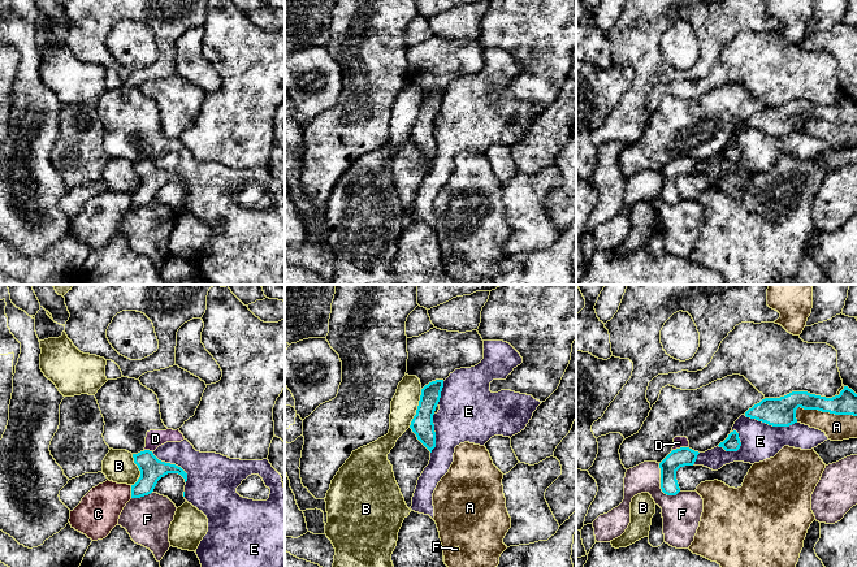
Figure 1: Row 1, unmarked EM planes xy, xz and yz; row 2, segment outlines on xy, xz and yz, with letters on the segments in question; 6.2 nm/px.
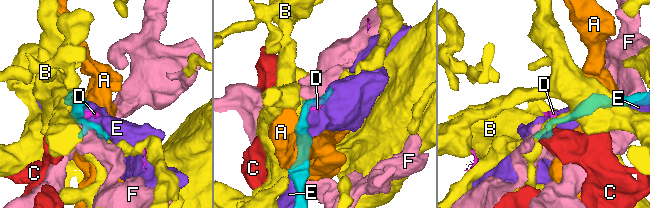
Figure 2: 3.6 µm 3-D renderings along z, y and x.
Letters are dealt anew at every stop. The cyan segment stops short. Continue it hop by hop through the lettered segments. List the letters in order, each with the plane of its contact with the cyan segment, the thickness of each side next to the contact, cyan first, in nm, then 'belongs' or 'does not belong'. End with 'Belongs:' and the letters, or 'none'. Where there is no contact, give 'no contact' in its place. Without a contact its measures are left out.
A: yz | 140/160 nm | does not belong
B: xz | 140/160 nm | does not belong
C: xy | 150/260 nm | does not belong
D: yz | 120/70 nm | does not belong
E: yz | 180/240 nm | does not belong
F: yz | 120/240 nm | does not belong
Belongs: none

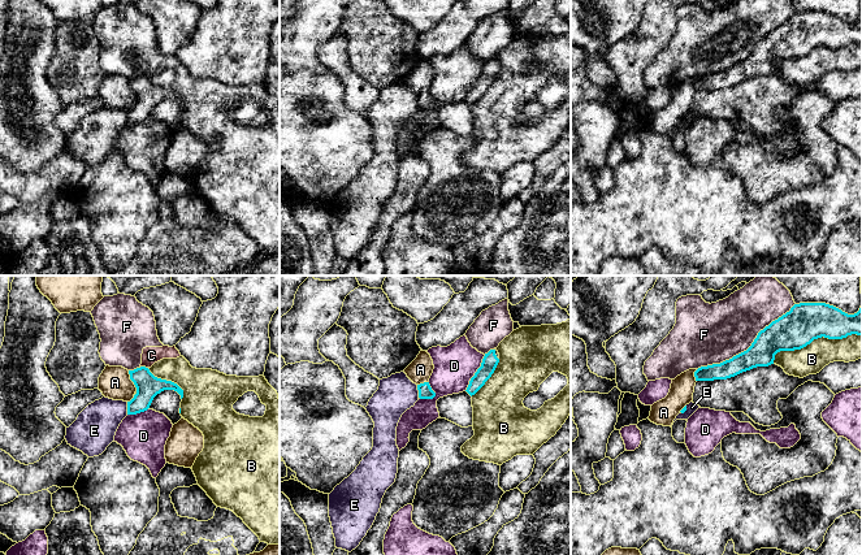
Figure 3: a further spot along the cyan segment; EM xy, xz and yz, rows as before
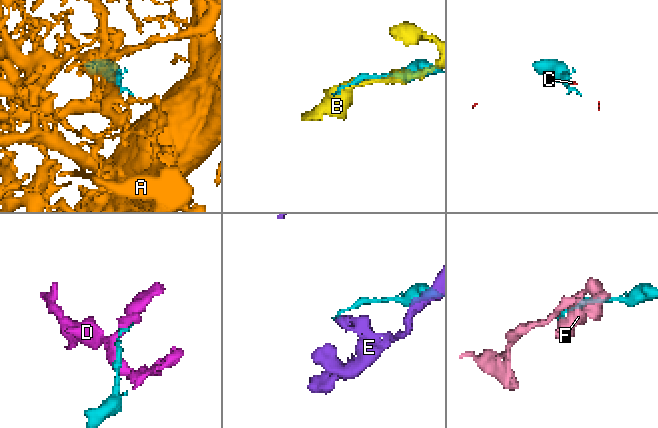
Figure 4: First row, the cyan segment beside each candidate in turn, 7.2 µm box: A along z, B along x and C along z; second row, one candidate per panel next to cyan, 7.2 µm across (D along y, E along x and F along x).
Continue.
A: xy | 150/200 nm | does not belong
B: yz | 240/180 nm | does not belong
C: xy | 150/110 nm | does not belong
D: xz | 100/260 nm | does not belong
E: xy | 150/260 nm | does not belong
F: yz | 220/360 nm | does not belong
Belongs: none

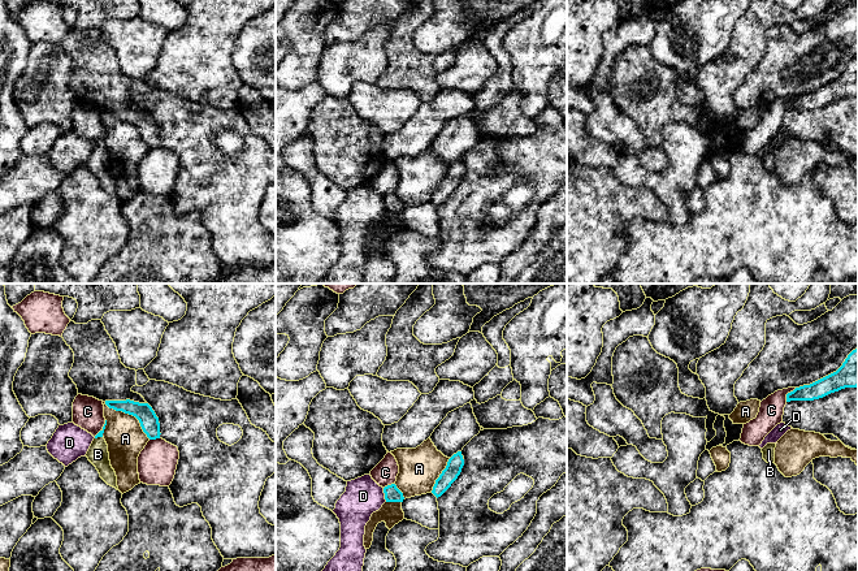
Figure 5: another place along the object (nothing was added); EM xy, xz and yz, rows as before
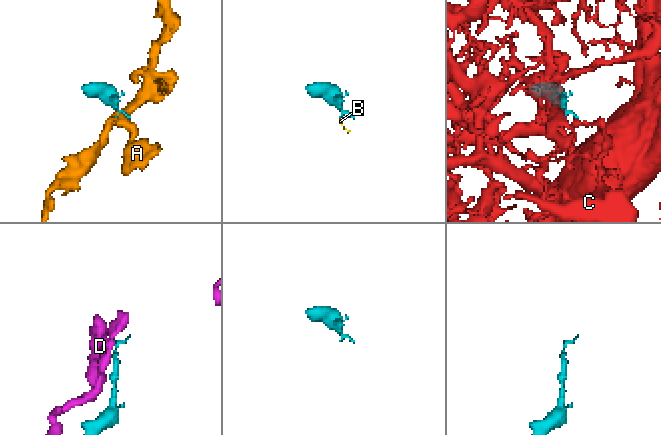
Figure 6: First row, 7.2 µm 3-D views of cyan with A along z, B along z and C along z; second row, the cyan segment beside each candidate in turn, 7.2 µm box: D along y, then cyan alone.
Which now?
A: xy | 120/240 nm | does not belong
B: xy | 30/130 nm | belongs
C: yz | 110/150 nm | does not belong
D: xz | 100/240 nm | does not belong
Belongs: B

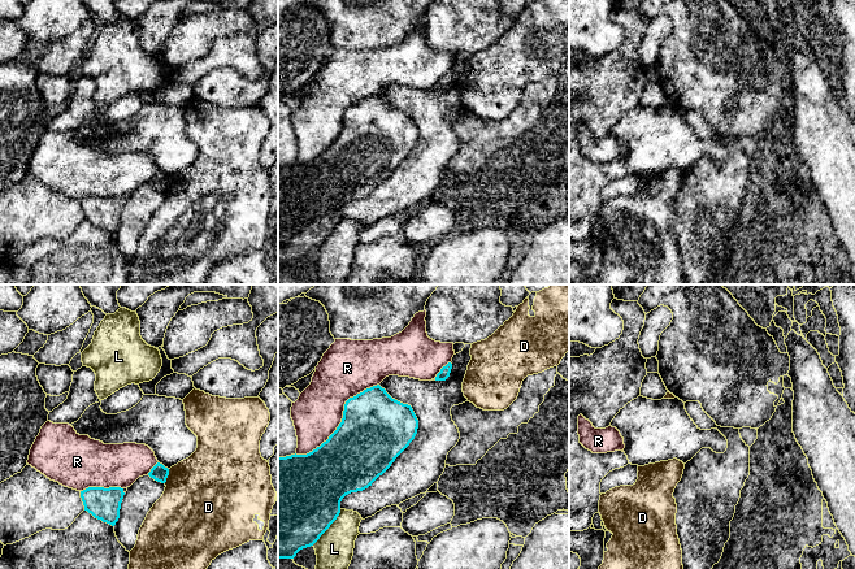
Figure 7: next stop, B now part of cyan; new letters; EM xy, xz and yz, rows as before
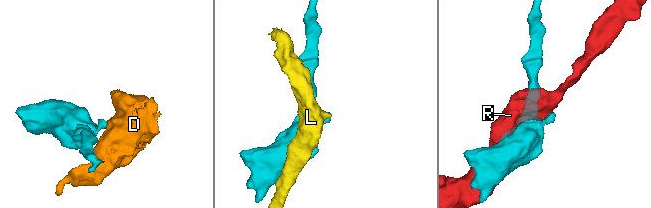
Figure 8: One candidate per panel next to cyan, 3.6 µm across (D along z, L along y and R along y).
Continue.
D: xy | 100/480 nm | does not belong
L: xz | 500/240 nm | does not belong
R: xz | 420/300 nm | does not belong
Belongs: none

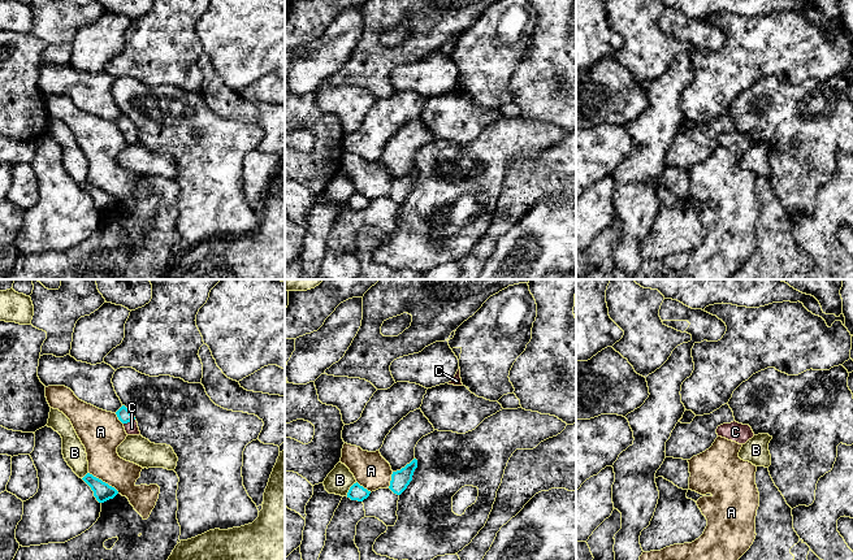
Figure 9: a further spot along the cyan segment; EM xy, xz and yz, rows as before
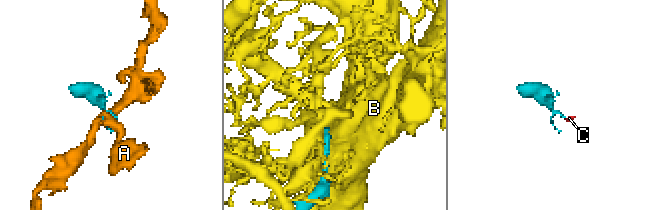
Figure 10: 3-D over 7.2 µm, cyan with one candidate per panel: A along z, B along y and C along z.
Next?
A: xy | 110/200 nm | does not belong
B: xz | 100/160 nm | does not belong
C: xy | 90/80 nm | belongs
Belongs: C

